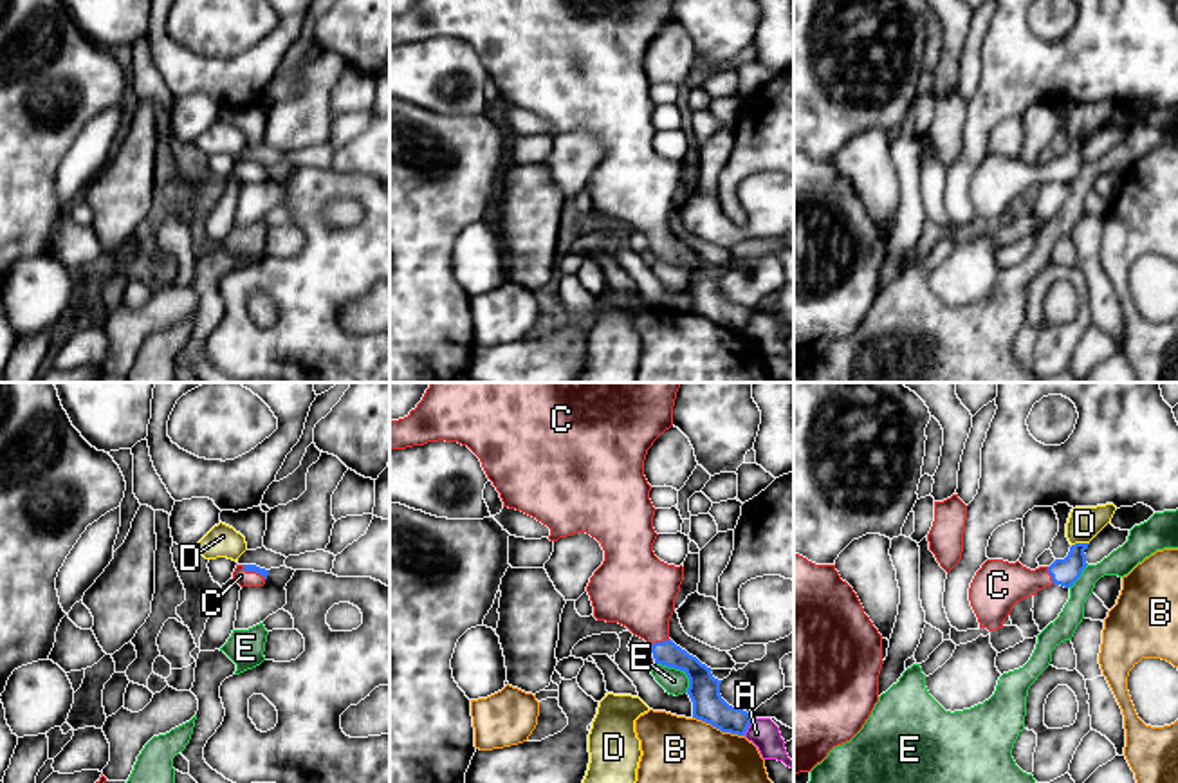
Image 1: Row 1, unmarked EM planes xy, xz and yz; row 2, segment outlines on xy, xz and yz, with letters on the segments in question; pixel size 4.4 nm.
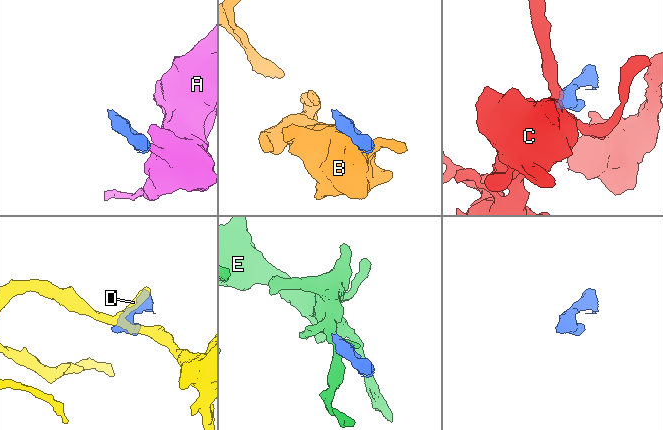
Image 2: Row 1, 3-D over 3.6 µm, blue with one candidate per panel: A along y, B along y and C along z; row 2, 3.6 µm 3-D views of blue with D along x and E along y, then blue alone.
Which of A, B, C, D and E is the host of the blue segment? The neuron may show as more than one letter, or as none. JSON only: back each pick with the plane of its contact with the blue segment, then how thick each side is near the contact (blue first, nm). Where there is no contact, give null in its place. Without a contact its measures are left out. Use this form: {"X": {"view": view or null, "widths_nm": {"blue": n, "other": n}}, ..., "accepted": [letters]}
{"C": {"view": "xz", "widths_nm": {"blue": 110, "other": 320}}, "accepted": ["C"]}

